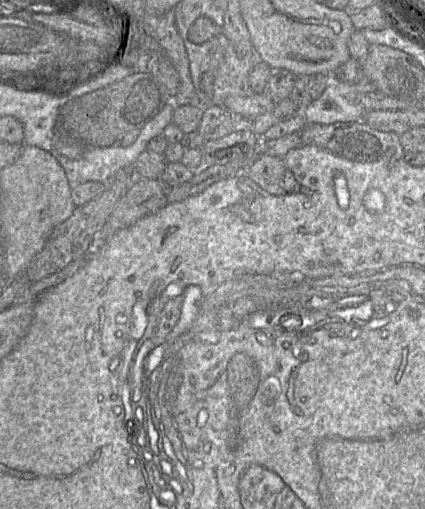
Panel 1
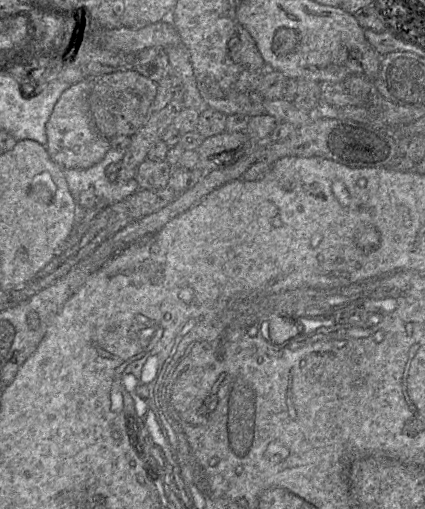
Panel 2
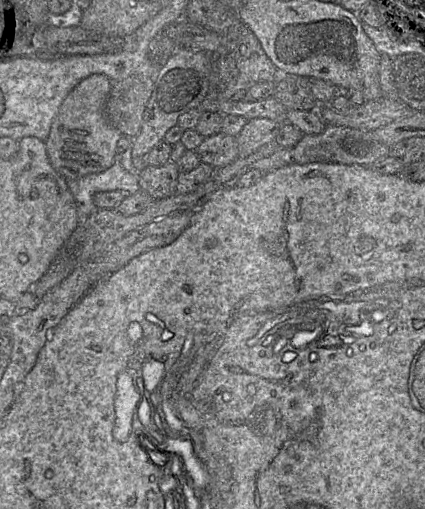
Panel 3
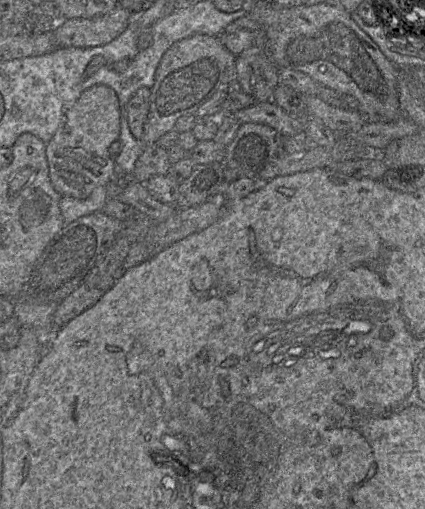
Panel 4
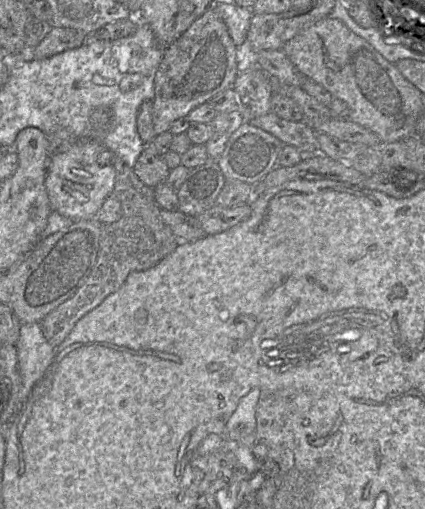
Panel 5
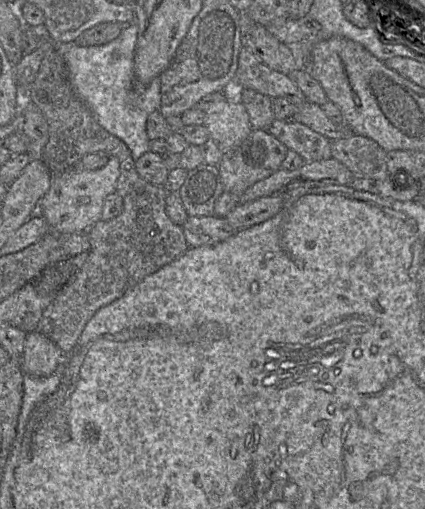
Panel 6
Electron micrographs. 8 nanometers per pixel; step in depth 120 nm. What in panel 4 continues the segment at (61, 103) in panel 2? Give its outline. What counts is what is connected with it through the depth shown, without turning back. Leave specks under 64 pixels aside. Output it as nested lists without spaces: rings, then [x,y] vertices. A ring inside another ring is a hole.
[[[102,84],[84,90],[66,111],[62,123],[45,153],[51,184],[62,197],[86,199],[92,191],[115,178],[117,167],[110,155],[109,146],[119,138],[120,108],[115,91]]]

